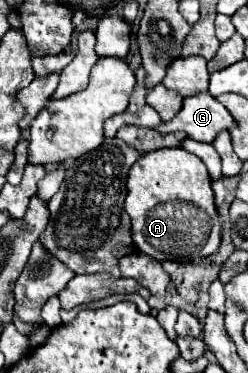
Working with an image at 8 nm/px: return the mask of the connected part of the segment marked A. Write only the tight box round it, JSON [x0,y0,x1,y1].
[126,147,220,261]

